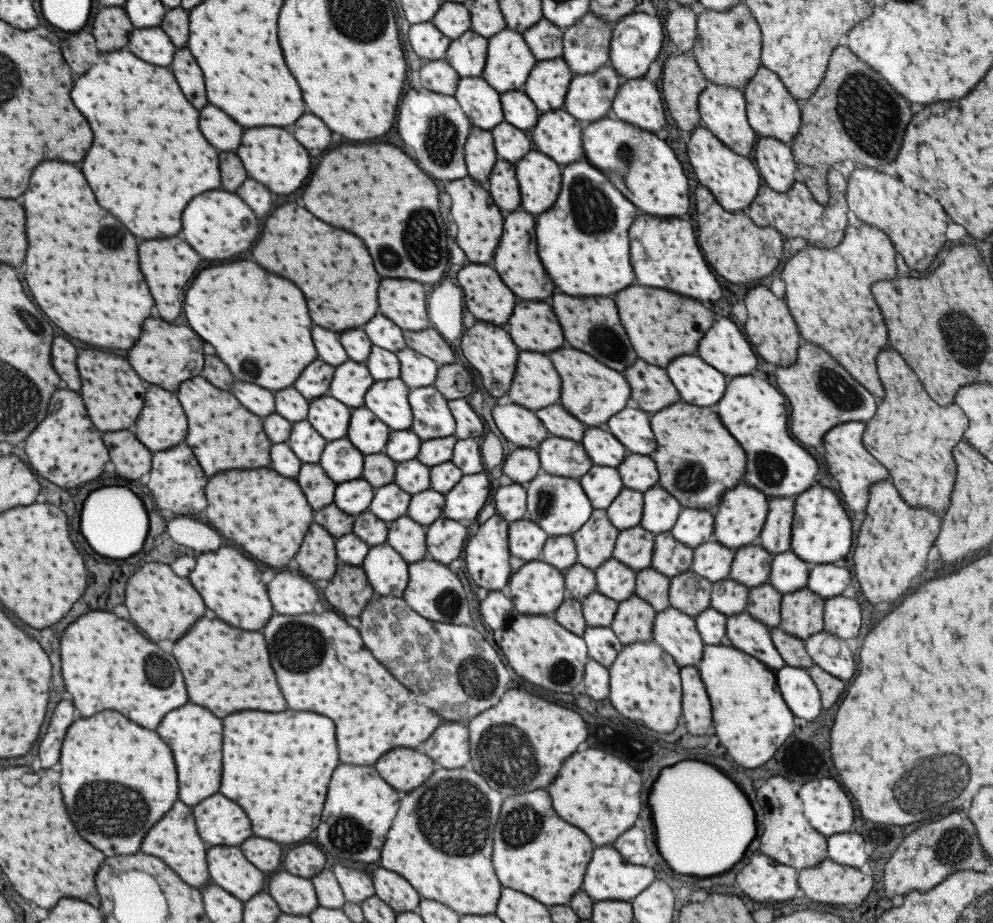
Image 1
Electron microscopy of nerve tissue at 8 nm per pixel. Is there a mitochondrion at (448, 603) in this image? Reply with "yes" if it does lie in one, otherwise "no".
yes

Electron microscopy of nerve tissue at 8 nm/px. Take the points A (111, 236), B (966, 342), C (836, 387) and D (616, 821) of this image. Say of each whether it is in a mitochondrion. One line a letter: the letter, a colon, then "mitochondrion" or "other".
A: mitochondrion
B: mitochondrion
C: mitochondrion
D: other

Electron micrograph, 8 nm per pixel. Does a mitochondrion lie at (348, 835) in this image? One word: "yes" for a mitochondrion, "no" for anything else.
yes

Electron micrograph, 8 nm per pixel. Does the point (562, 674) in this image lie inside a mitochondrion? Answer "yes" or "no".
yes

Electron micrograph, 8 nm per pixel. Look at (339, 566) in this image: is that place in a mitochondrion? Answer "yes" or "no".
no

